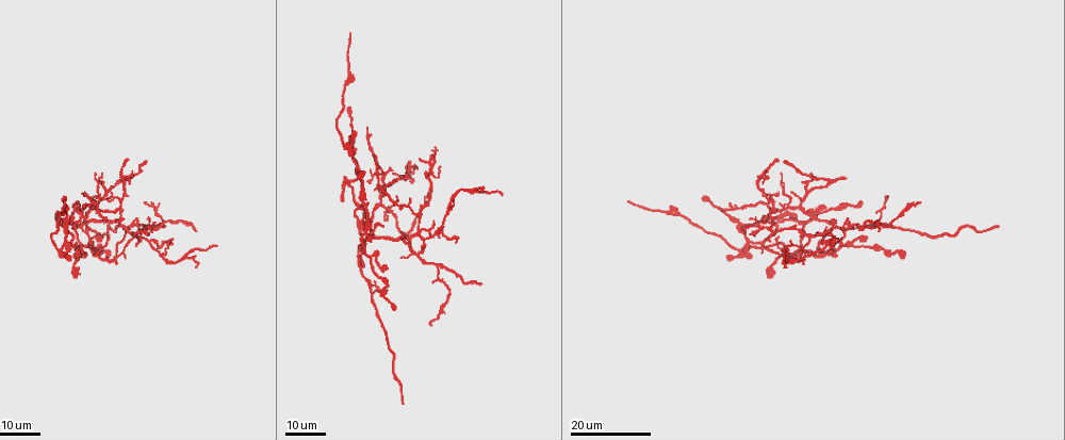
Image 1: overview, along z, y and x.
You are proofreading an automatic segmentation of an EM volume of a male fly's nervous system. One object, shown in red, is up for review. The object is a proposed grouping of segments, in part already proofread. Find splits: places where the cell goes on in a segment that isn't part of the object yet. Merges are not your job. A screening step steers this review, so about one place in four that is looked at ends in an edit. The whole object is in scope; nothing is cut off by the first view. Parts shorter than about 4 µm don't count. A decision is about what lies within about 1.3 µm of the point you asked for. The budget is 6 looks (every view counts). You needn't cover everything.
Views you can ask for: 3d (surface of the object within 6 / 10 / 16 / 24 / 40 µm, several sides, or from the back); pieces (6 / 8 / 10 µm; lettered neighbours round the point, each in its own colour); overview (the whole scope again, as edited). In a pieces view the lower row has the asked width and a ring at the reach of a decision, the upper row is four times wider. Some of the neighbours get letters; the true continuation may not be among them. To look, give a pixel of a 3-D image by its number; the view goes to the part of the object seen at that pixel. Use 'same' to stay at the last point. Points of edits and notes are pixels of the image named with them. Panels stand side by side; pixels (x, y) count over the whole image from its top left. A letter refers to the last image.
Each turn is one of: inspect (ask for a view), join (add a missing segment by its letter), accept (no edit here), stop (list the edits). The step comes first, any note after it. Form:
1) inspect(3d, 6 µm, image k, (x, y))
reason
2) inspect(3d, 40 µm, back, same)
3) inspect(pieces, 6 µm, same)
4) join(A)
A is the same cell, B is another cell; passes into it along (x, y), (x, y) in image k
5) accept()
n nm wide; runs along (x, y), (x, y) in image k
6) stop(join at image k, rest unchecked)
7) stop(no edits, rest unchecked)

inspect(3d, 24 µm, image 1, (481, 282))
an open end

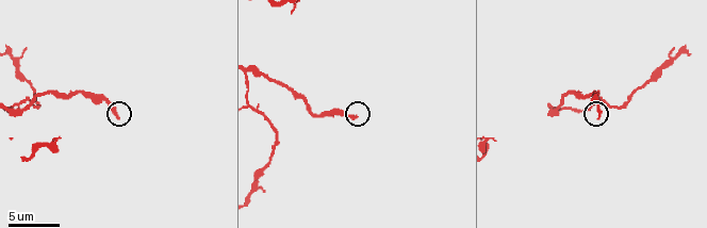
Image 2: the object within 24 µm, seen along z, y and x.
inspect(pieces, 6 µm, image 2, (119, 118))

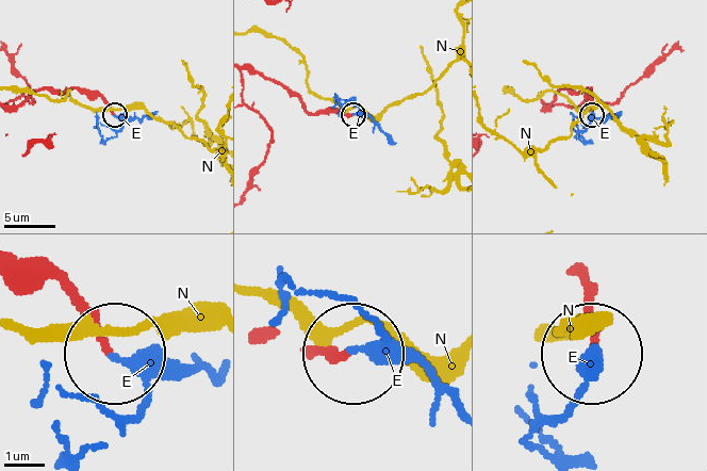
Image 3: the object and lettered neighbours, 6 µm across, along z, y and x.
join(E)
E is the same cell, N is another cell; passes into it along (89, 90), (122, 125), (115, 136), (100, 142) in image 3; it goes on there

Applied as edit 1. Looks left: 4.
inspect(3d, 24 µm, image 1, (133, 235))
an open end

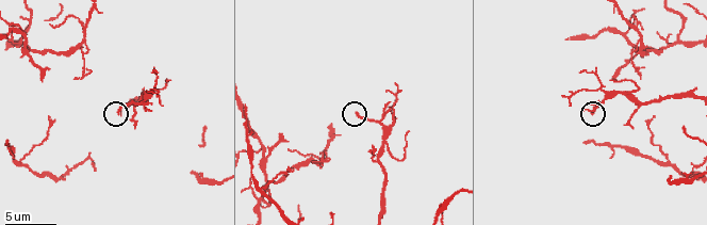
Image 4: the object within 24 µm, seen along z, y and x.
inspect(pieces, 6 µm, image 4, (358, 113))

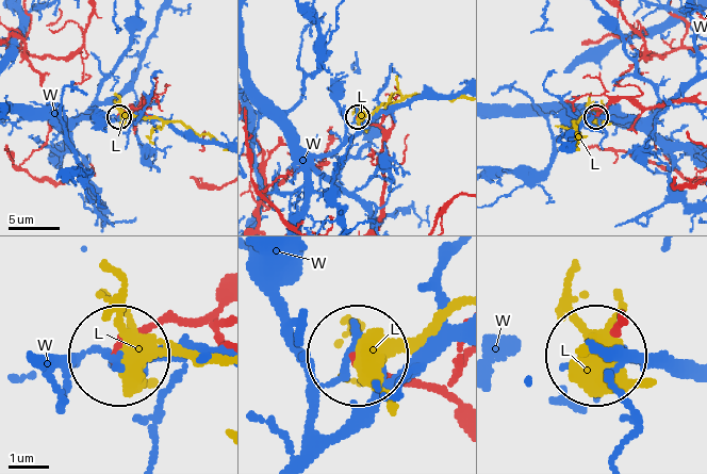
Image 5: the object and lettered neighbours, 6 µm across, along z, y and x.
accept()
160 nm wide; L and W are other cells; no lettered segment goes on from it

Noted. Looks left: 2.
inspect(3d, 24 µm, image 1, (844, 176))
branch stops here

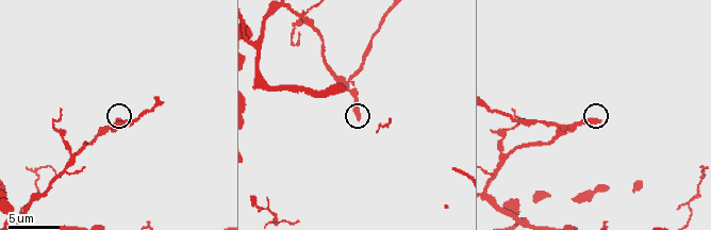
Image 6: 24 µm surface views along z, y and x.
inspect(pieces, 6 µm, image 6, (601, 121))

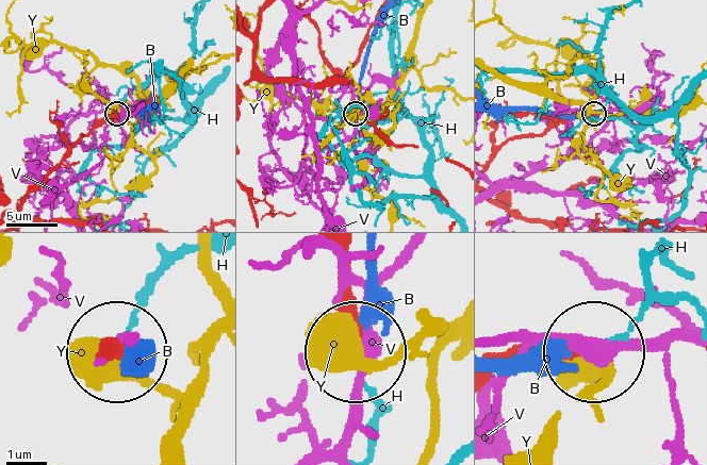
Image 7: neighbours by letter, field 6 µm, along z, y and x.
accept()
B, H, V and Y are other cells; none of them fits

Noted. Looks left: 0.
stop(join at image 3, rest unchecked)

